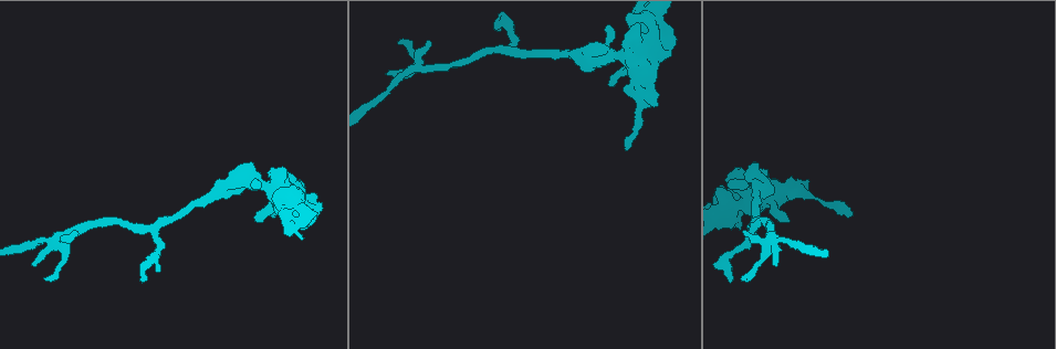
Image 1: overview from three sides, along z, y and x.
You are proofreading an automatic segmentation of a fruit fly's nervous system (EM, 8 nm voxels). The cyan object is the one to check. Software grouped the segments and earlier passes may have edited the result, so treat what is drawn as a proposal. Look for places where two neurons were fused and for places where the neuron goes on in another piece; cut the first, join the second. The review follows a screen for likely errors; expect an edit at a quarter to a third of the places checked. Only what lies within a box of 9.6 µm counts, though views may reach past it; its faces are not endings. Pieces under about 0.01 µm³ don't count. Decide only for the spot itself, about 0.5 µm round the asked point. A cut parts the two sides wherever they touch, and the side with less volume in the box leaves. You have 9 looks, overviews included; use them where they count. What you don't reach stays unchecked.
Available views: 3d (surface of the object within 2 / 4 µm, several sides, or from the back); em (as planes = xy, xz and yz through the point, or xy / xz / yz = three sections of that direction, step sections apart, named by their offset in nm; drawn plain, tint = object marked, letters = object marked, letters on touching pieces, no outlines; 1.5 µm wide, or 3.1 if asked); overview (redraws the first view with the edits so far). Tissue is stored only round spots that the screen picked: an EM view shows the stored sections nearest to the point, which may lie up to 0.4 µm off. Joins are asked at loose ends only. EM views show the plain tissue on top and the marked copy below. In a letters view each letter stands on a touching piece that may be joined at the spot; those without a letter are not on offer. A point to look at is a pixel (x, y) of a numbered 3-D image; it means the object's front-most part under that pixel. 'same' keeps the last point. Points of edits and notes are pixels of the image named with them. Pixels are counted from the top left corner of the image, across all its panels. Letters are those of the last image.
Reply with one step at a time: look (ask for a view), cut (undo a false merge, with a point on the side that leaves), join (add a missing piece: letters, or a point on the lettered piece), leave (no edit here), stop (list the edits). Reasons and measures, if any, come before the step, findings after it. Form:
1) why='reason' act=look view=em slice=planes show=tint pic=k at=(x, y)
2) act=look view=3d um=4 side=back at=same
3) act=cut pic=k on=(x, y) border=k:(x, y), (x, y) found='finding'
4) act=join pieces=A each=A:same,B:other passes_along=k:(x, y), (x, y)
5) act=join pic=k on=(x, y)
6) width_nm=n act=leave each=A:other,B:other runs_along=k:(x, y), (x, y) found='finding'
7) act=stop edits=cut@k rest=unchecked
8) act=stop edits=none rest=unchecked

why='an open end' act=look view=em slice=planes show=letters pic=1 at=(774, 191)

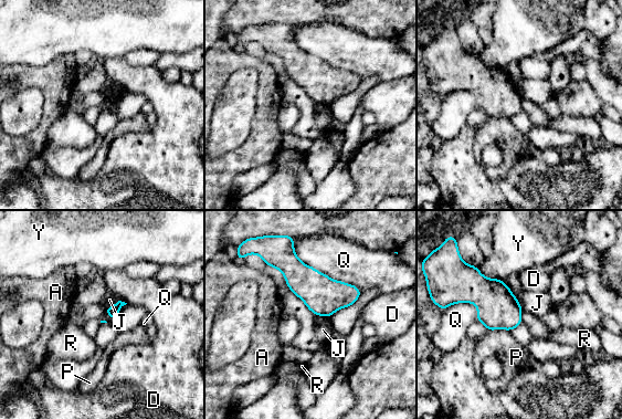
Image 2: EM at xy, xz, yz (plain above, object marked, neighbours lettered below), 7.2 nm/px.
act=leave each=A:other,D:other,J:other,P:other,Q:other,R:other,Y:other border=2:(118, 301), (105, 310) found='no lettered piece goes on from it'

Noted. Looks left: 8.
why='an open end' act=look view=em slice=planes show=letters pic=1 at=(657, 77)

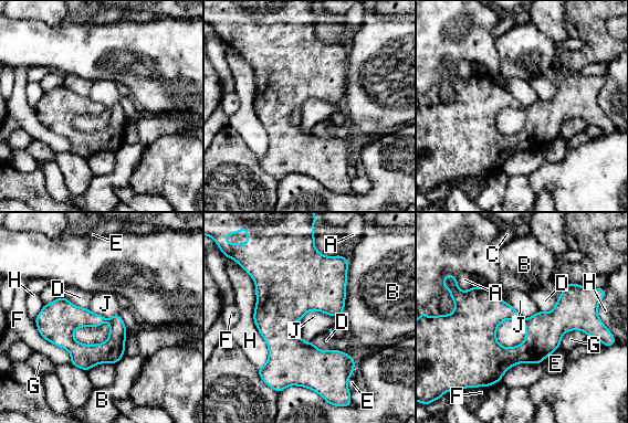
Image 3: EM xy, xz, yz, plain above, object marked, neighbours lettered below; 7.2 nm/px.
act=leave each=A:other,B:other,C:other,D:other,E:other,F:other,G:other,H:other,J:other border=3:(348, 260), (345, 307), (342, 314) found='no lettered piece goes on from it'

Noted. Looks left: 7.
why='thin end' act=look view=3d um=2 pic=1 at=(853, 213)

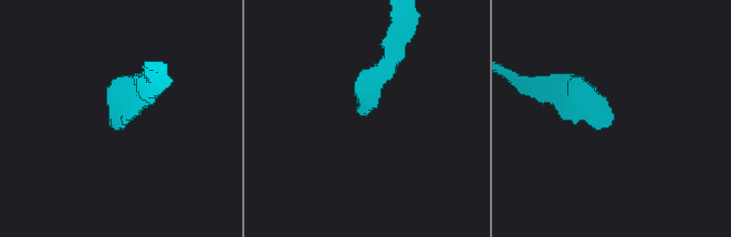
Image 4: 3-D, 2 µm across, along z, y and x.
why='need the tissue' act=look view=em slice=planes show=letters pic=4 at=(362, 114)

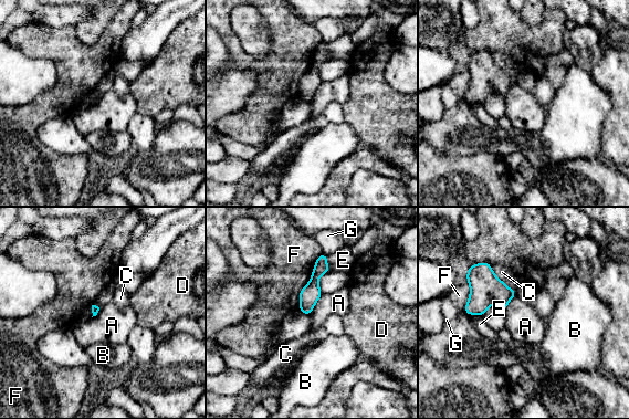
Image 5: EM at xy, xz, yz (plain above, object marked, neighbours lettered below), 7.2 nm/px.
longest_contact=F:360nm act=leave each=A:other,B:other,C:other,D:other,E:other,F:other,G:other found='none of them fits'

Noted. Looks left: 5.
why='tapers out' act=look view=3d um=2 pic=1 at=(400, 43)

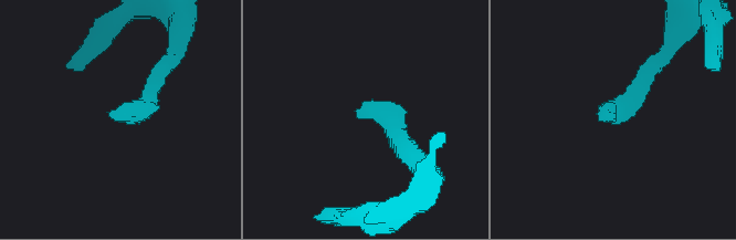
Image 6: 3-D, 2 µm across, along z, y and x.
why='need the tissue' act=look view=em slice=planes show=letters pic=6 at=(359, 109)

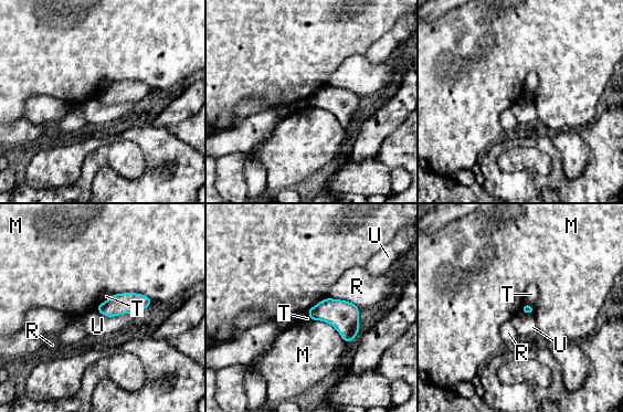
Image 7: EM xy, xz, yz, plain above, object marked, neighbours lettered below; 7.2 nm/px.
act=leave each=M:other,R:other,T:other,U:other found='none of them fits'

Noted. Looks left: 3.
act=stop edits=none rest=unchecked

